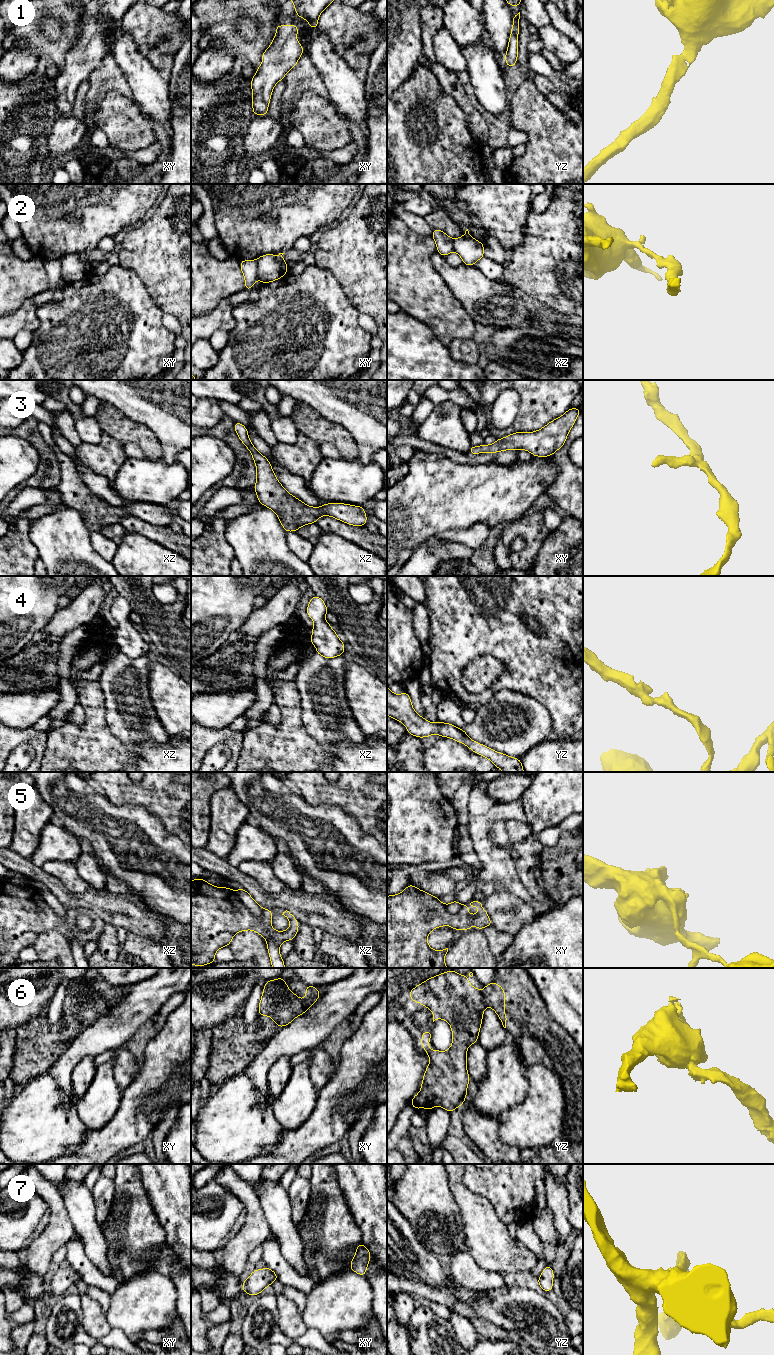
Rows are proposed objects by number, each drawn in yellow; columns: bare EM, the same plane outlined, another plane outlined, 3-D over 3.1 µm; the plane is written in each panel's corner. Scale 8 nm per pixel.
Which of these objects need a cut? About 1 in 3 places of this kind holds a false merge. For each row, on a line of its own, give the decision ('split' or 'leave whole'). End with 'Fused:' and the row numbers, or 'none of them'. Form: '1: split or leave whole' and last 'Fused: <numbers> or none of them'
1: leave whole
2: split
3: leave whole
4: leave whole
5: split
6: split
7: leave whole
Fused: 2, 5, 6

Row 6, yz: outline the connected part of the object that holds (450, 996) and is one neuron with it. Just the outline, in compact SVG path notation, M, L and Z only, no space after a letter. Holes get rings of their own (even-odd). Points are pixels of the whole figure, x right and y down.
M453 969L425 980L415 986L408 995L412 1002L419 1002L431 1010L433 1022L443 1019L449 1023L452 1031L452 1044L447 1051L430 1050L429 1042L432 1035L430 1029L421 1033L421 1047L425 1049L430 1062L425 1070L420 1092L413 1096L410 1105L416 1110L424 1107L428 1111L440 1106L451 1113L462 1106L467 1097L470 1078L467 1071L467 1050L470 1045L478 1042L486 1007L481 986L476 989L470 984L466 975L460 975Z

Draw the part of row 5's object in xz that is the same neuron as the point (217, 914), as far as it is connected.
M191 880L191 965L198 967L215 963L215 953L222 947L229 946L237 932L252 930L266 941L274 940L279 945L294 940L299 930L299 923L289 911L283 914L290 922L285 931L276 931L271 926L273 914L271 909L263 909L262 917L257 918L245 907L235 890L228 887L216 887L206 880Z

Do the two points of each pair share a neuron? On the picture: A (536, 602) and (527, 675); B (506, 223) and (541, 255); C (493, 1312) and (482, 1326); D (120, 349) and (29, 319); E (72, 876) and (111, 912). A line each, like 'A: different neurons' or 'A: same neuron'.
A: same neuron
B: different neurons
C: different neurons
D: different neurons
E: different neurons

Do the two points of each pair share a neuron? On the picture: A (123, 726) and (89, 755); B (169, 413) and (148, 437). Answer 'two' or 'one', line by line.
A: two
B: two

